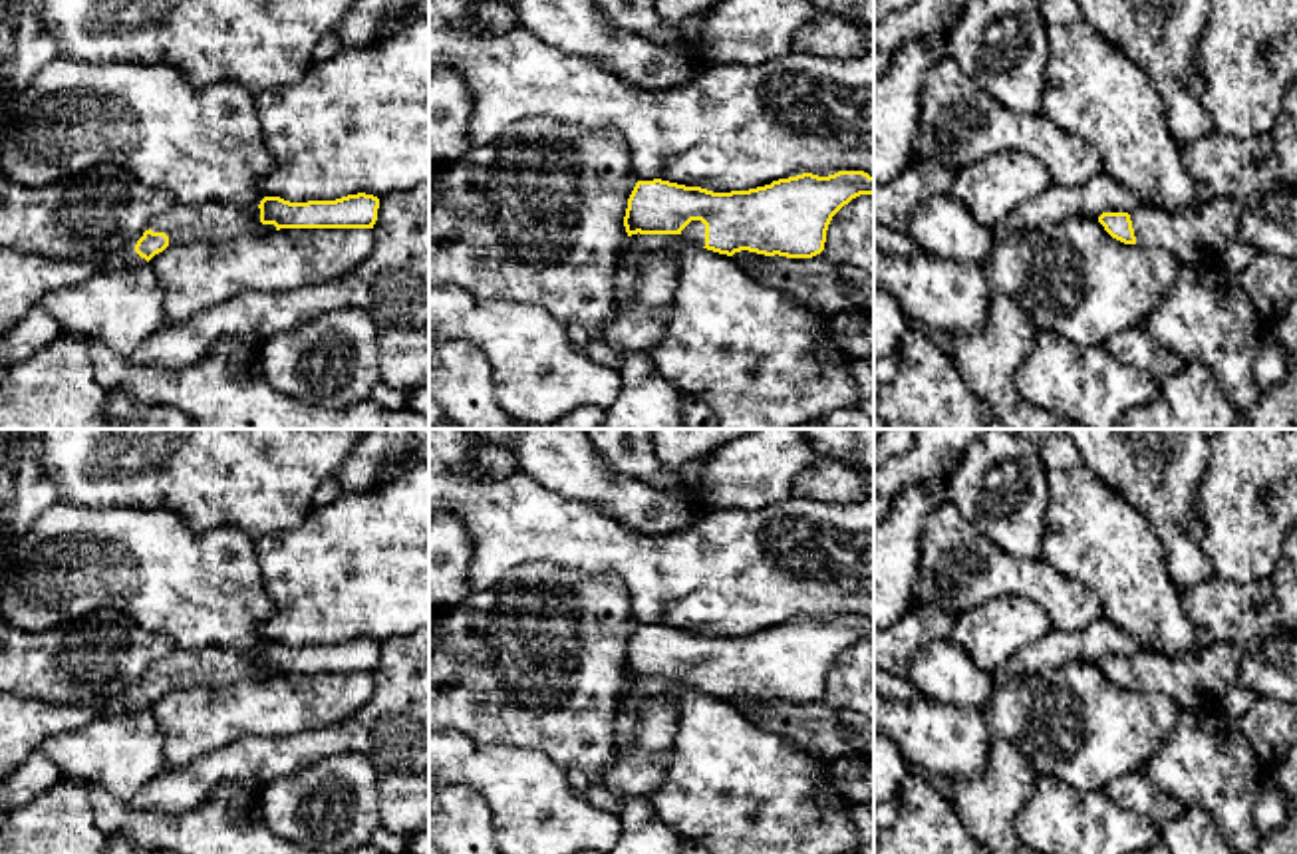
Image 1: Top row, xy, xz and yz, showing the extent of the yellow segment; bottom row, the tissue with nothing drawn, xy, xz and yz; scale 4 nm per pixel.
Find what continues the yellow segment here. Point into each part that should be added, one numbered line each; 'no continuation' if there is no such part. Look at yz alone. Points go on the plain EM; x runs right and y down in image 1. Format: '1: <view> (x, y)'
1: yz (1198, 680)

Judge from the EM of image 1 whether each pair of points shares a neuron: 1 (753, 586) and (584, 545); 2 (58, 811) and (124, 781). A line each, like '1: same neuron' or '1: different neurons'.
1: same neuron
2: different neurons

